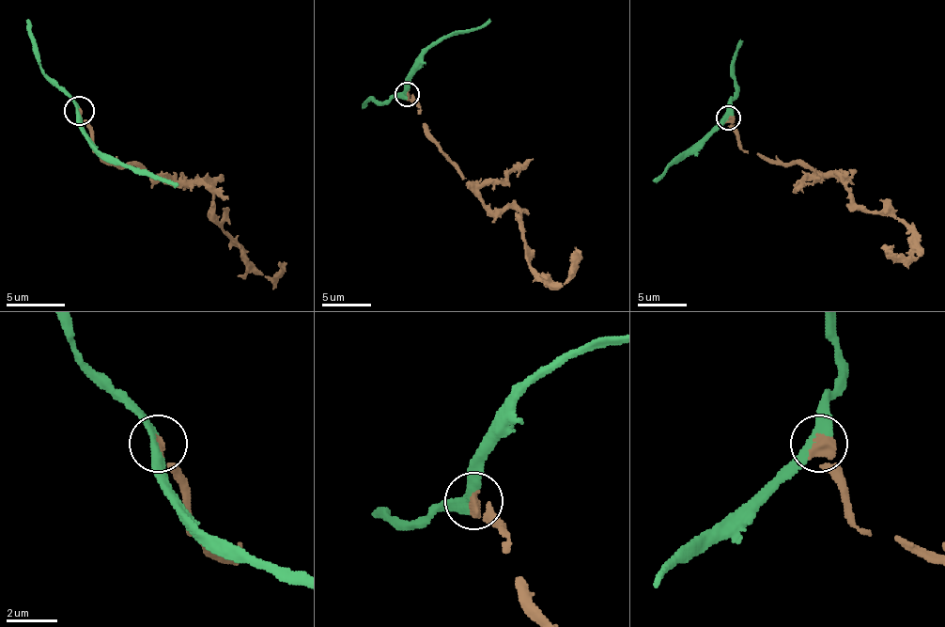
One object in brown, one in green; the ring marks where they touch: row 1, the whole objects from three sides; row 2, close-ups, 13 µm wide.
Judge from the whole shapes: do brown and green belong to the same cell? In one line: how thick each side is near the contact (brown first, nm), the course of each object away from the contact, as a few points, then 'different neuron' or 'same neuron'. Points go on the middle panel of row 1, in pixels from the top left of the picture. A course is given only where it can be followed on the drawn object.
calibres 420 and 340 nm; course brown (406, 93), (430, 140), (487, 207), (518, 210), (524, 258), (539, 274), (551, 284), (564, 281), (574, 246); course green (406, 93), (406, 78), (428, 49), (448, 37), (480, 29), (490, 19); same neuron

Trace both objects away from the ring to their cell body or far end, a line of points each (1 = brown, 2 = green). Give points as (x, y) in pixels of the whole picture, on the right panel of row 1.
1: (727, 117), (744, 151), (804, 164), (841, 179), (858, 206), (892, 213), (918, 245), (915, 258), (880, 247)
2: (727, 117), (653, 180)

